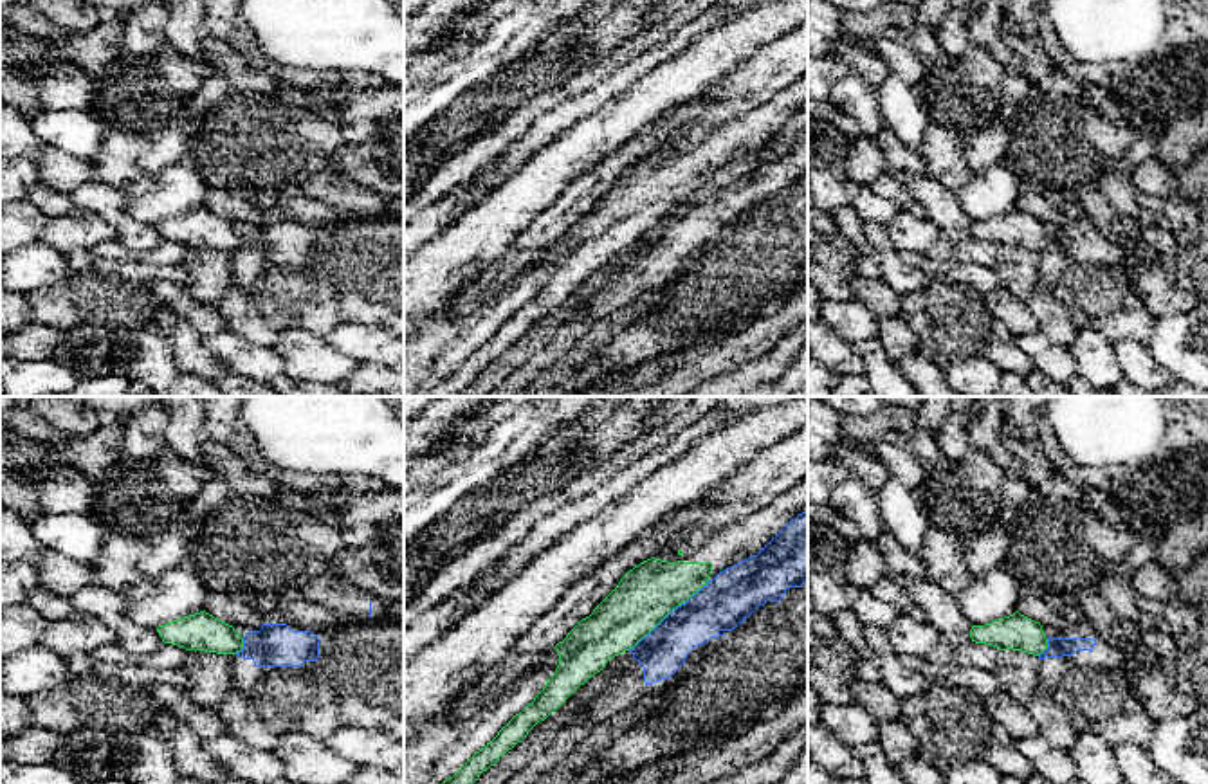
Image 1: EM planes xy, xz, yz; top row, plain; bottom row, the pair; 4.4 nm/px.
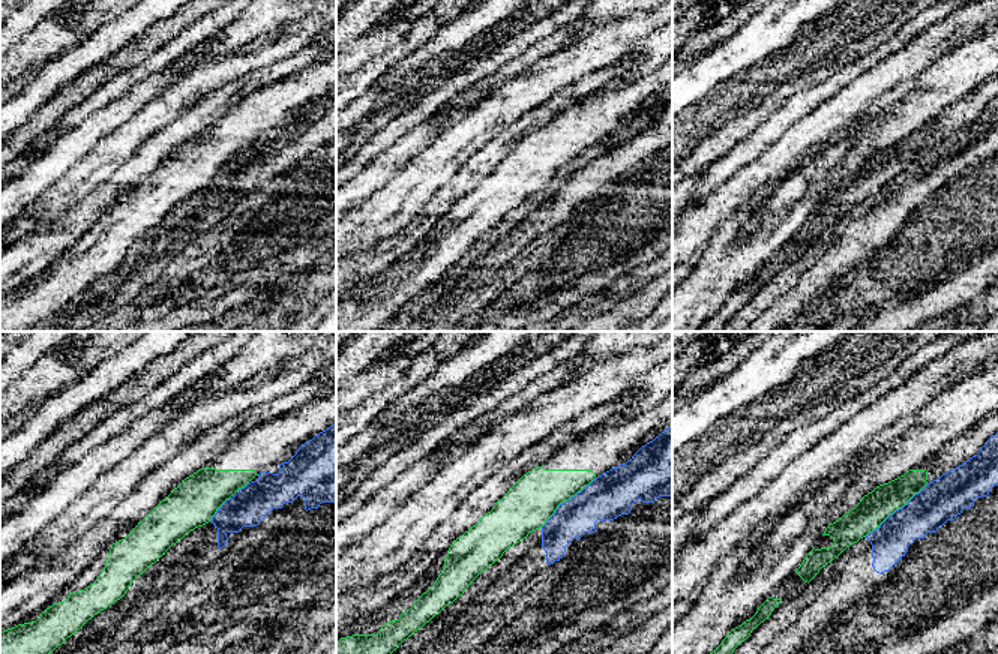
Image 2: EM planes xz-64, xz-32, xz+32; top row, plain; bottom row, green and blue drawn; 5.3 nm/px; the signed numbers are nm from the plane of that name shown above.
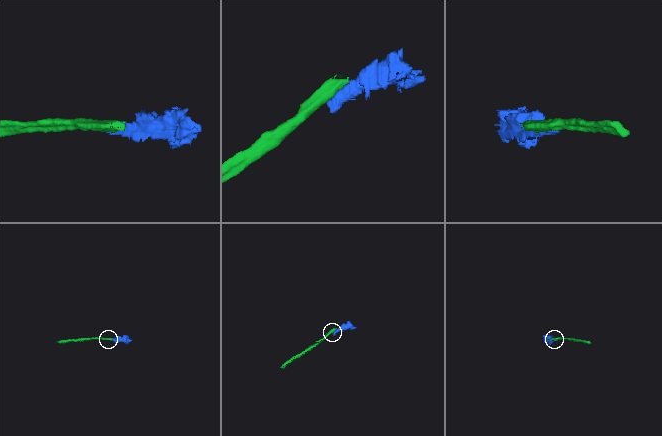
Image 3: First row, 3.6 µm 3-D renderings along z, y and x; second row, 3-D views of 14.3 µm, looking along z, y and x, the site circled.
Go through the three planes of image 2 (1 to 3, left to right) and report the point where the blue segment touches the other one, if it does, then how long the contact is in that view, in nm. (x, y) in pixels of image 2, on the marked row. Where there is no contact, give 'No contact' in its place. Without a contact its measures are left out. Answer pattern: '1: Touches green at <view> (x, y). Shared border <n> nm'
1: Touches green at xz-64 (218, 507). Shared border 180 nm
2: Touches green at xz-32 (566, 500). Shared border 400 nm
3: Touches green at xz+32 (896, 509). Shared border 440 nm

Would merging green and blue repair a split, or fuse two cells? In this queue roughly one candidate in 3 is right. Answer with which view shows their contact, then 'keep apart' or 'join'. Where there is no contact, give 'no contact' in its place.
meets green in xz; keep apart

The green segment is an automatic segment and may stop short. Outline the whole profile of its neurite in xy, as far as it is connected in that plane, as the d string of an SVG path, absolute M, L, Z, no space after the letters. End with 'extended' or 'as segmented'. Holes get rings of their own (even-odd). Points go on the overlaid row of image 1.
M206 611L159 625L157 633L164 643L195 652L236 654L243 649L240 633Z; as segmented

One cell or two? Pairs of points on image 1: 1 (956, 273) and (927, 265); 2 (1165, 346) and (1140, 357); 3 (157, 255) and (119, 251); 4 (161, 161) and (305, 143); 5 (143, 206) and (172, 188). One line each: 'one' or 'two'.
1: one
2: two
3: one
4: one
5: one

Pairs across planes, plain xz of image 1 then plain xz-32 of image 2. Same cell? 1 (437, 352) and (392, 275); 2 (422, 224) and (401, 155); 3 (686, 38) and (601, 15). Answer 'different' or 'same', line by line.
1: same
2: same
3: different

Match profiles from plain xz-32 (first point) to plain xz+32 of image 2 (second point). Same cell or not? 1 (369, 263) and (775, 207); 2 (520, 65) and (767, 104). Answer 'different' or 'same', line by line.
1: same
2: different

